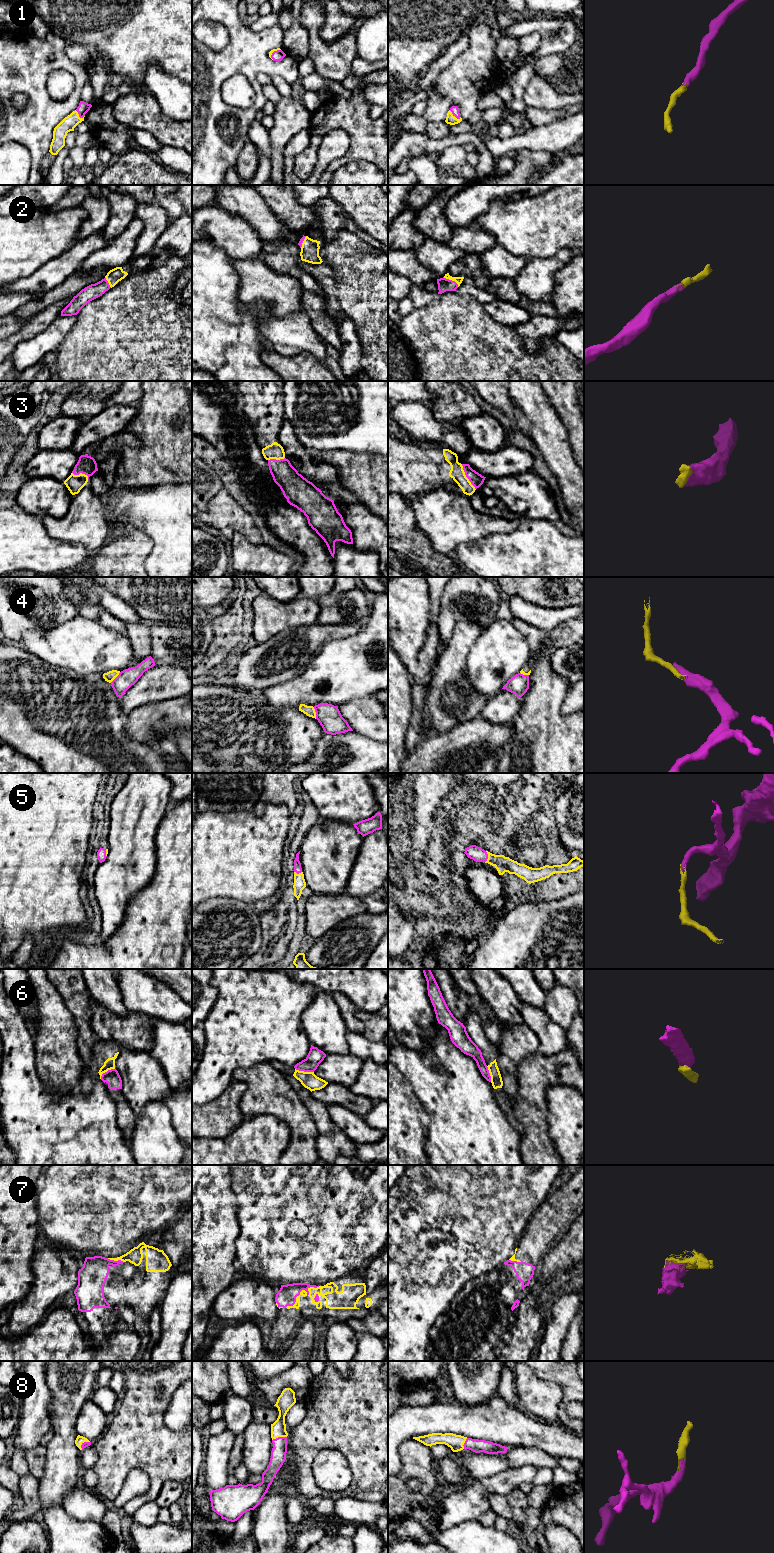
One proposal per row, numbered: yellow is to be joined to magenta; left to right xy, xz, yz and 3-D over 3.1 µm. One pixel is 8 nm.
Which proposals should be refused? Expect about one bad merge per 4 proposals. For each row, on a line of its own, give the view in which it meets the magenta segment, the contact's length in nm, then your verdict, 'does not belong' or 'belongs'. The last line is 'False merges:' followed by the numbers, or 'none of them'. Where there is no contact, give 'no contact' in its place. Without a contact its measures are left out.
1: contact in yz; length 120 nm; belongs
2: contact in yz; length 150 nm; belongs
3: contact in yz; length 240 nm; belongs
4: contact in xz; length 100 nm; does not belong
5: contact in yz; length 100 nm; belongs
6: contact in xz; length 160 nm; does not belong
7: contact in xz; length 320 nm; belongs
8: contact in xz; length 120 nm; belongs
False merges: 4, 6

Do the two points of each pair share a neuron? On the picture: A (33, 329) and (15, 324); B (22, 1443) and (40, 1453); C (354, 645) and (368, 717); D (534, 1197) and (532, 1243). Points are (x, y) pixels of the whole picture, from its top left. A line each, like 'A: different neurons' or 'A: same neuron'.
A: different neurons
B: different neurons
C: different neurons
D: different neurons

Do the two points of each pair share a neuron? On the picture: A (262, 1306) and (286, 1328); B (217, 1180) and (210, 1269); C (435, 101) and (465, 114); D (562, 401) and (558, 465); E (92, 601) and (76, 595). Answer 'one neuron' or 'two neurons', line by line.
A: two neurons
B: one neuron
C: one neuron
D: two neurons
E: one neuron

